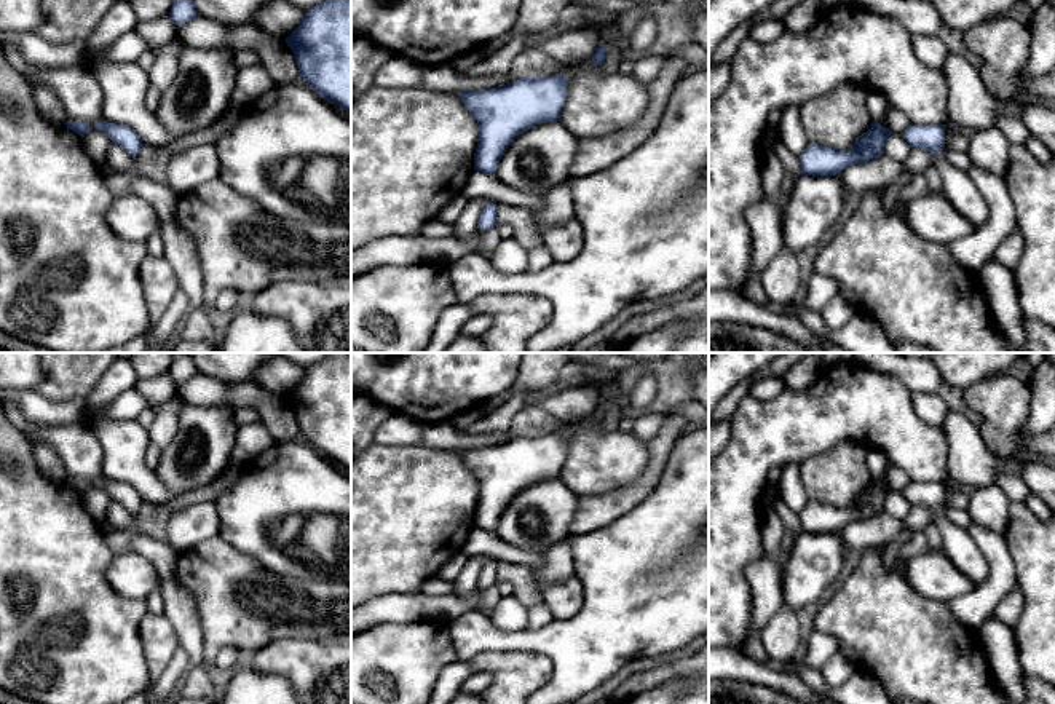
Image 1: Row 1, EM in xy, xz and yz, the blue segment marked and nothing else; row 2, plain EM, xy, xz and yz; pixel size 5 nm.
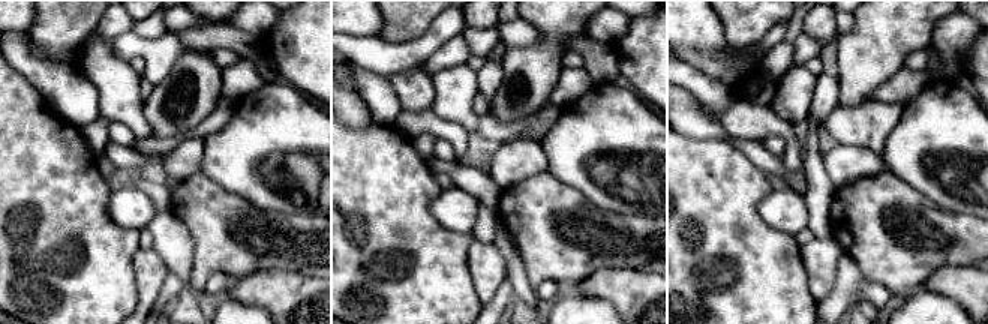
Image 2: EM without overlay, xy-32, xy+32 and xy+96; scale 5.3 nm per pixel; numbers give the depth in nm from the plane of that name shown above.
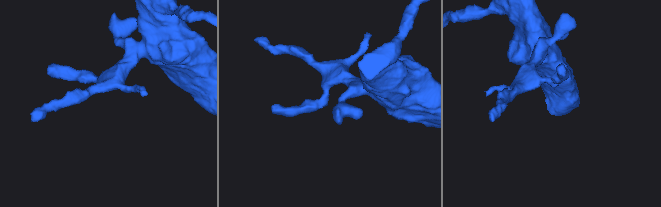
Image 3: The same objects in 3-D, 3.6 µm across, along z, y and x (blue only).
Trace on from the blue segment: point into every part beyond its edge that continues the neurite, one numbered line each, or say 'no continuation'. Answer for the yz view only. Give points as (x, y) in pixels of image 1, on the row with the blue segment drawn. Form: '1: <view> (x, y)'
1: yz (958, 187)

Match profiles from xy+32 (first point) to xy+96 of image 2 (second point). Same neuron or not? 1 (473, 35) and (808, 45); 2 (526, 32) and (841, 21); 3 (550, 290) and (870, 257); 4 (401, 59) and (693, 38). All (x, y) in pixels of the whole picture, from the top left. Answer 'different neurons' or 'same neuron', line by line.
1: same neuron
2: same neuron
3: different neurons
4: different neurons

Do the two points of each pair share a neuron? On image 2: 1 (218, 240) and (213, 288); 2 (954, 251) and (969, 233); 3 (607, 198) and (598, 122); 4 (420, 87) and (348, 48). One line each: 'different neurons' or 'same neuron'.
1: different neurons
2: same neuron
3: same neuron
4: different neurons

